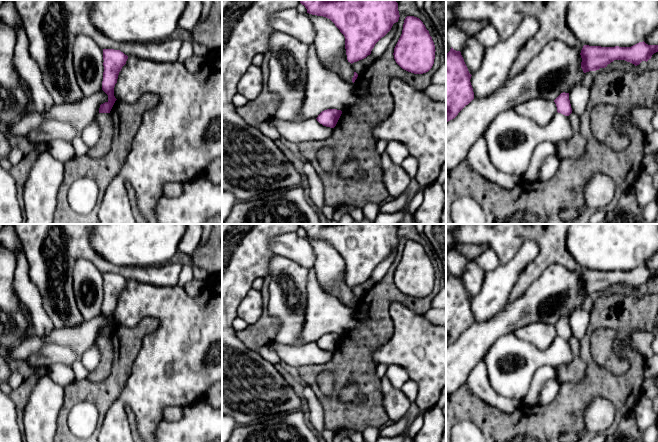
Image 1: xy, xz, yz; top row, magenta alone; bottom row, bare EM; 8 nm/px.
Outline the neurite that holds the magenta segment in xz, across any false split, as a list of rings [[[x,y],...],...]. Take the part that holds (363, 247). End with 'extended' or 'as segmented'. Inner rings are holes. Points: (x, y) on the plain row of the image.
[[[299,224],[307,237],[330,243],[345,261],[347,284],[351,288],[371,278],[375,268],[399,244],[395,224]]] | as segmented

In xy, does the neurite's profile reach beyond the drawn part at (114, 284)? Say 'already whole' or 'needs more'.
already whole

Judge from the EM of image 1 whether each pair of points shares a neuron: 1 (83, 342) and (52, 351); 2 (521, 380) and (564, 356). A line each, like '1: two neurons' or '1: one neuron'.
1: two neurons
2: one neuron

